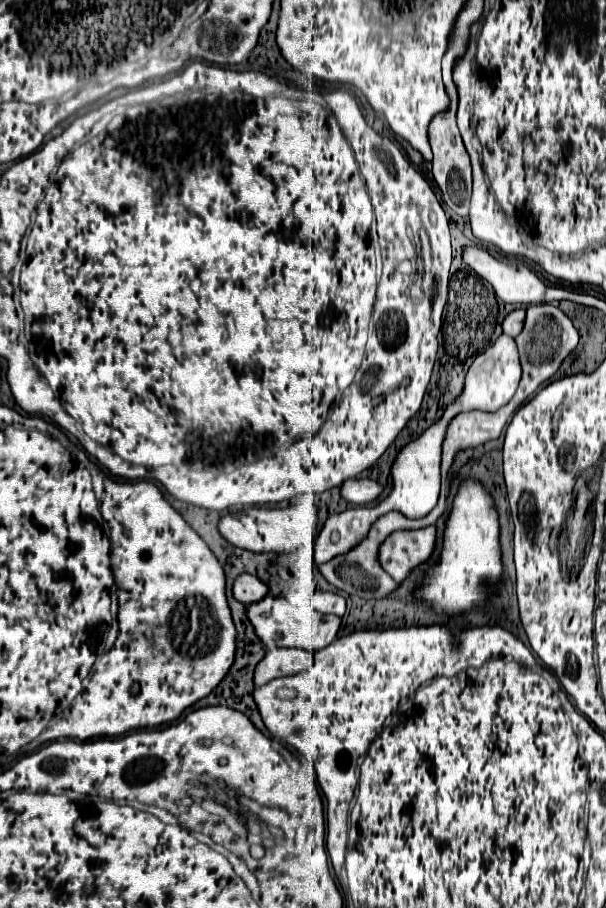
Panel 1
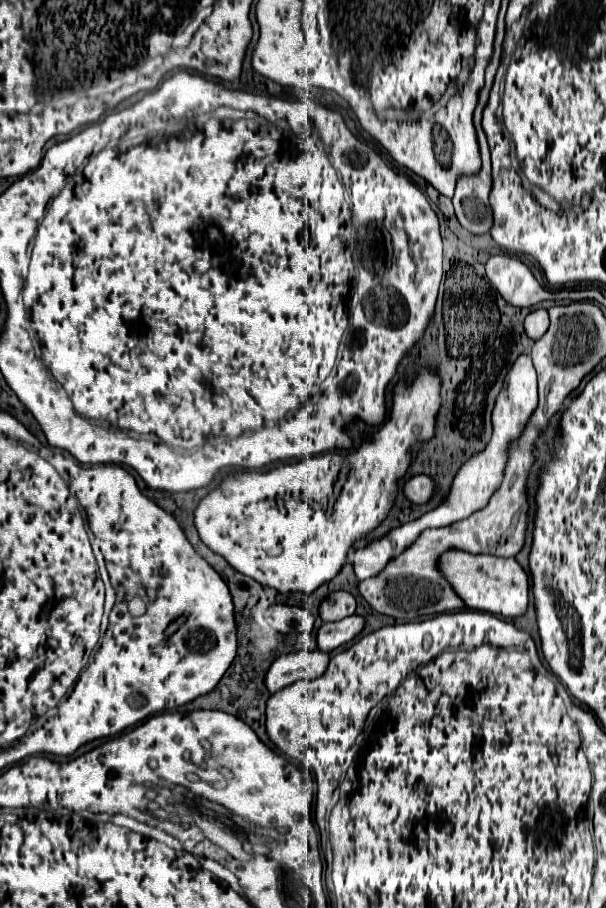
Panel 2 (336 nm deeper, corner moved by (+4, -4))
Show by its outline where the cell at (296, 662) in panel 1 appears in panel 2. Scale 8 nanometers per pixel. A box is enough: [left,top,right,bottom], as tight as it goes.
[265,650,329,694]

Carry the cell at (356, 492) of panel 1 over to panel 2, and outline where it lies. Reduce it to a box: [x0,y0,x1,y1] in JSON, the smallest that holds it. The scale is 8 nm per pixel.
[403,476,433,504]

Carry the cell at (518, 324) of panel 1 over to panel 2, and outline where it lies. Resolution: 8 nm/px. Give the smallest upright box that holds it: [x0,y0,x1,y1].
[523,308,549,340]

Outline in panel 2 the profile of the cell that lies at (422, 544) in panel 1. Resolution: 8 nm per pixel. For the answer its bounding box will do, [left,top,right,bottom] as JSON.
[437,550,529,618]

